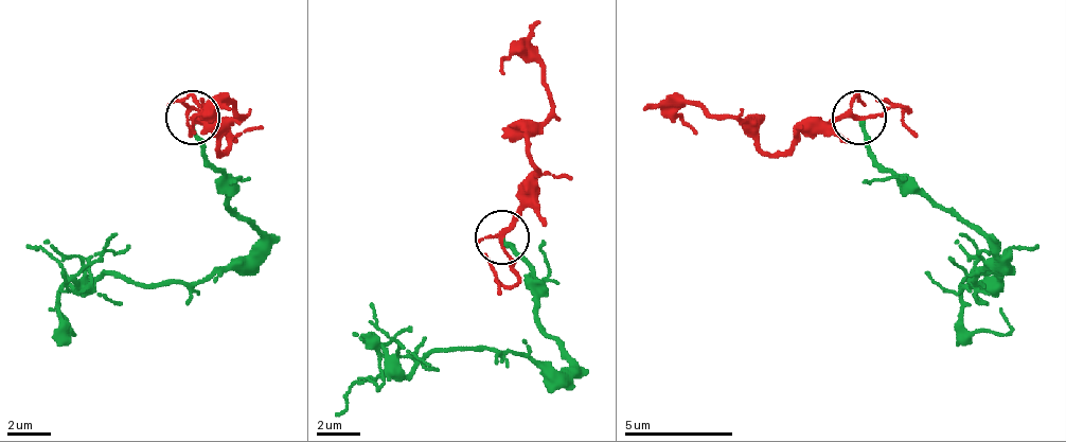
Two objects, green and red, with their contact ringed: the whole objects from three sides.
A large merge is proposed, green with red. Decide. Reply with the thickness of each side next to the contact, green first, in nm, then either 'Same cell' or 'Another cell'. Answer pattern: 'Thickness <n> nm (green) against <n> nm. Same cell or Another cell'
Thickness 160 nm (green) against 160 nm. Same cell

